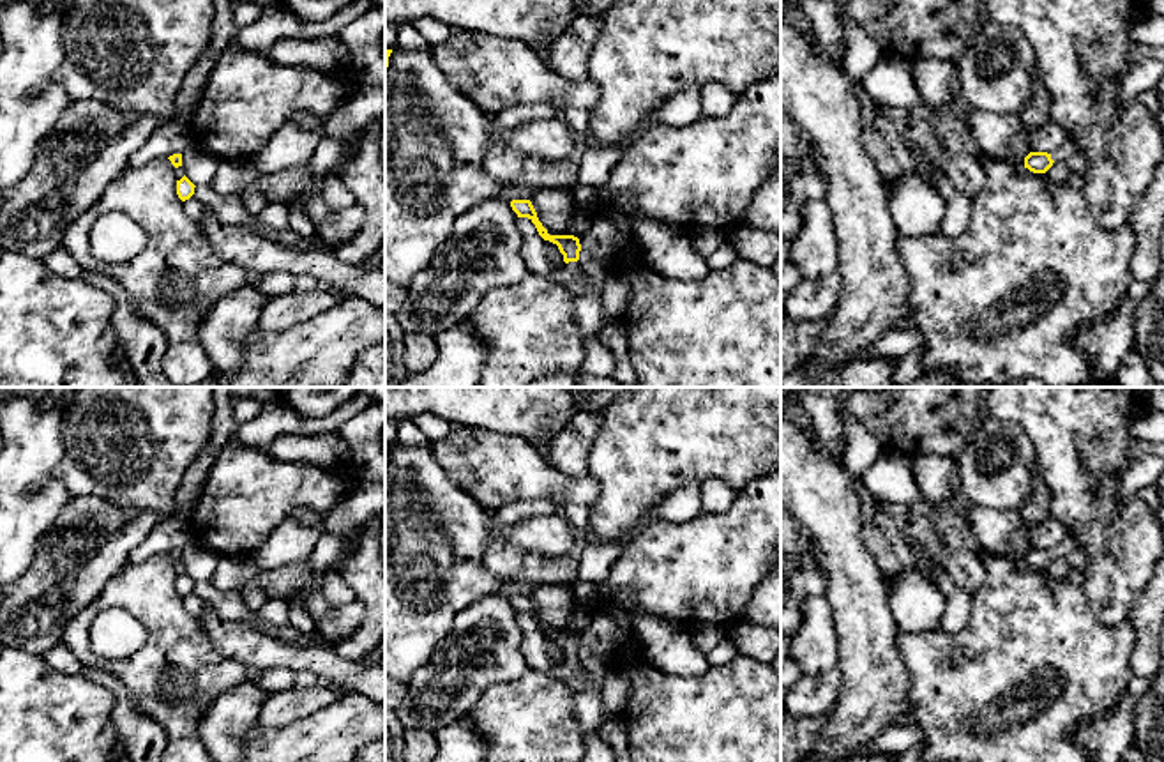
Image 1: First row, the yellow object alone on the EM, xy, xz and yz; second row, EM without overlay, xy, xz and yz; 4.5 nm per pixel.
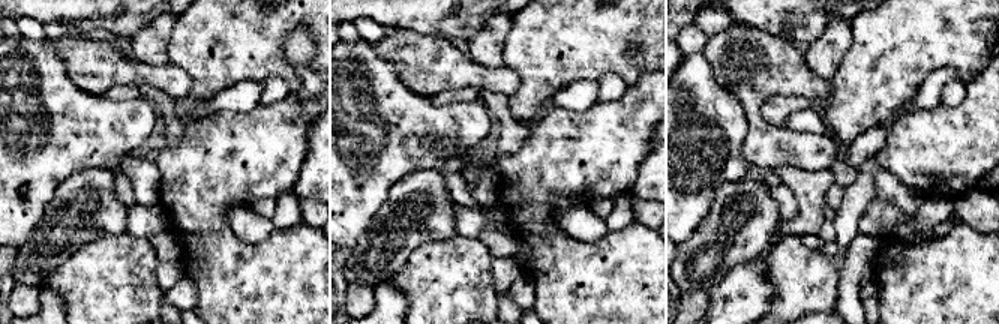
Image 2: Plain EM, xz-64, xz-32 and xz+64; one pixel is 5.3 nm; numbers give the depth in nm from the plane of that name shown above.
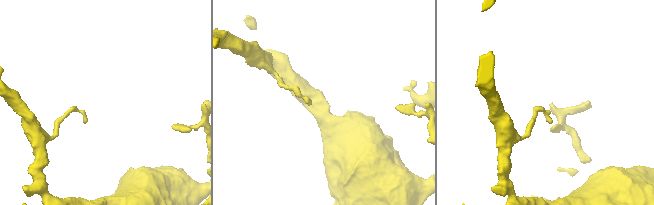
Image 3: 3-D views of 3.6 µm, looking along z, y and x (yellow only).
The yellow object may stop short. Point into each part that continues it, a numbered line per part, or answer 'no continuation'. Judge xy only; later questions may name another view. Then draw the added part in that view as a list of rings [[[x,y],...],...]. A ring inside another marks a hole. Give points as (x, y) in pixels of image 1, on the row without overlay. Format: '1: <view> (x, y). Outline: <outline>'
no continuation

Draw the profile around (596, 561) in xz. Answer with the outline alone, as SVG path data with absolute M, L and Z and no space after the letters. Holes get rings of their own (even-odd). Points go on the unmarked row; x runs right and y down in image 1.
M586 543L578 562L578 580L571 585L574 598L581 605L588 605L593 599L593 585L608 578L622 548L622 543Z

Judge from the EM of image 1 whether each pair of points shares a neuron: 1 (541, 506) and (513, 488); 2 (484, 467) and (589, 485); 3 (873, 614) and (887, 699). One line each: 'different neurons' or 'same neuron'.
1: different neurons
2: same neuron
3: same neuron

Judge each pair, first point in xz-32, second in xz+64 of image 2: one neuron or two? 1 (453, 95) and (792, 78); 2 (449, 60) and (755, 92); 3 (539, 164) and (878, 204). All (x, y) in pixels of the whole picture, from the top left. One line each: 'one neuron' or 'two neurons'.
1: two neurons
2: one neuron
3: two neurons

